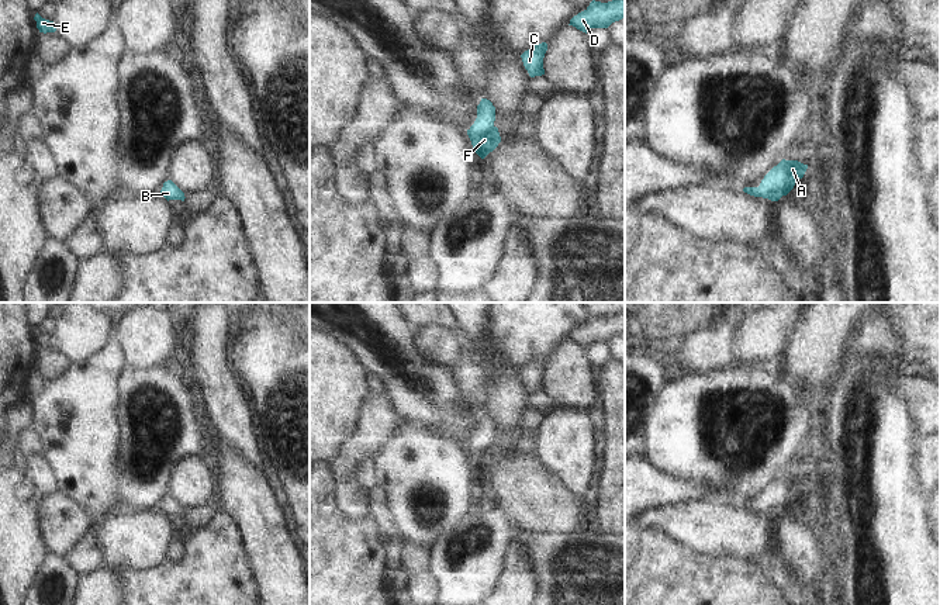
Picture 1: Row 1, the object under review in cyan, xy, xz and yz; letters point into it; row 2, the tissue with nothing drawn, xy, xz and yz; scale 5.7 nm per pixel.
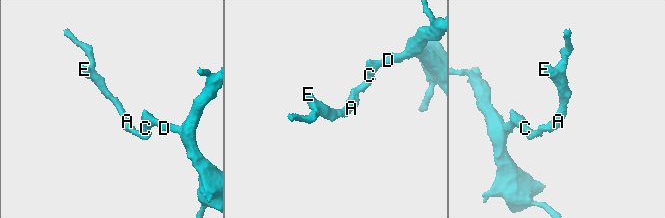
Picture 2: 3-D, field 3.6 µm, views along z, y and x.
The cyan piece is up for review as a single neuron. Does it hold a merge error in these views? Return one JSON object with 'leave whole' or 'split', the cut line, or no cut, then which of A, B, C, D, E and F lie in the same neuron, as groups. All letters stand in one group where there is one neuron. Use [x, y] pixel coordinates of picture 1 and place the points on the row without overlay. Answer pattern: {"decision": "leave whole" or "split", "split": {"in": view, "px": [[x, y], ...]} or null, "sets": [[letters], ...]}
{"decision": "leave whole", "split": null, "sets": [["A", "B", "C", "D", "E", "F"]]}

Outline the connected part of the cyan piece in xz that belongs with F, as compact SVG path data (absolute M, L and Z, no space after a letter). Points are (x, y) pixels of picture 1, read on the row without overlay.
M481 414L477 421L477 433L467 445L467 450L476 469L484 474L501 457L498 443L494 440L495 422L487 414Z

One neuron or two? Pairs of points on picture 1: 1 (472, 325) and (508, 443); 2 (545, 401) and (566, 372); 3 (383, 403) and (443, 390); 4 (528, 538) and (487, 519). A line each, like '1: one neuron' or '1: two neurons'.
1: one neuron
2: two neurons
3: two neurons
4: two neurons

